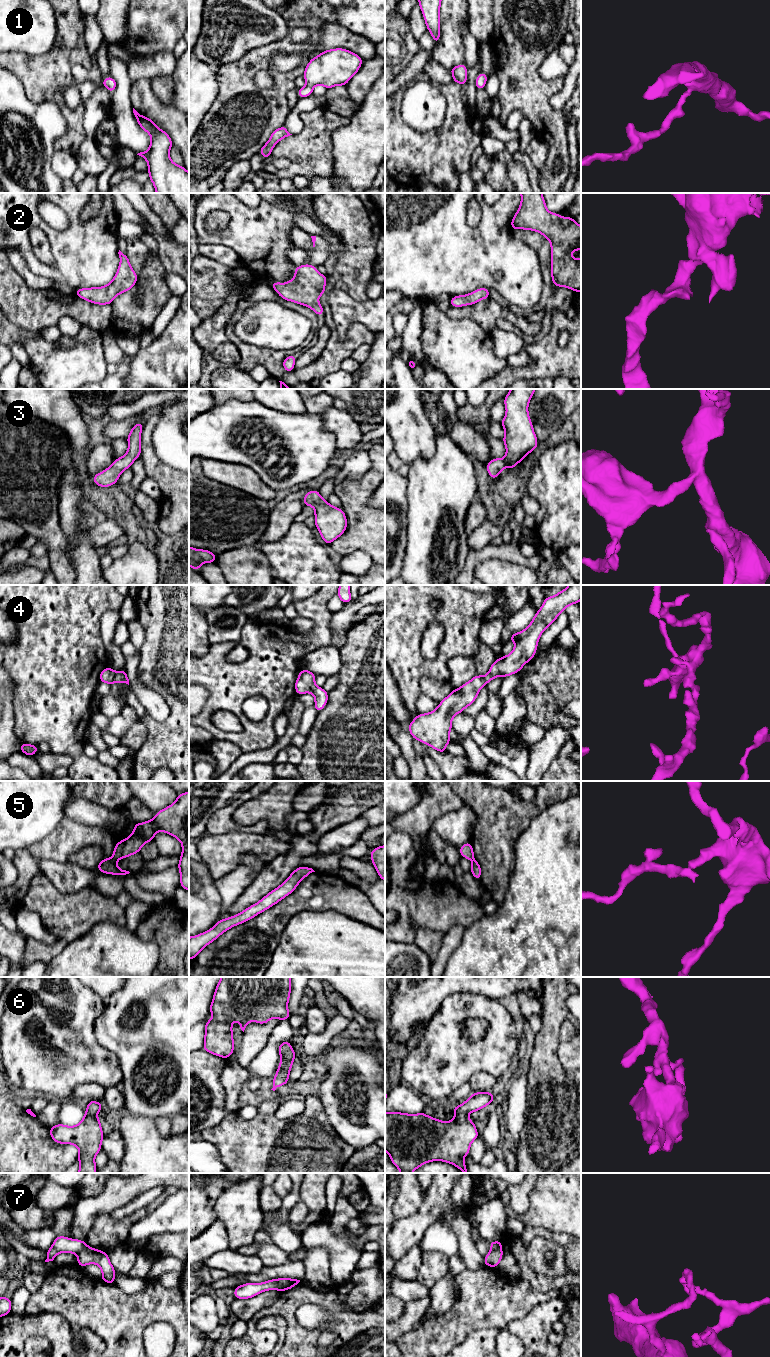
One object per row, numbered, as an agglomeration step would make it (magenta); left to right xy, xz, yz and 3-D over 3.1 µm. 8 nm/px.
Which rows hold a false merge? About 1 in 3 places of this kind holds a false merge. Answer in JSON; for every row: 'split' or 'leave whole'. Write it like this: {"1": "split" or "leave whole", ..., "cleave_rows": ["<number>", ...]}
{"1": "leave whole", "2": "leave whole", "3": "leave whole", "4": "leave whole", "5": "split", "6": "leave whole", "7": "split", "cleave_rows": ["5", "7"]}

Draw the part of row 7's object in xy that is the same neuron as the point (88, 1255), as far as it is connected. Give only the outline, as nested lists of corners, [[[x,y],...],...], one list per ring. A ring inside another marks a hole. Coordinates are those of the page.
[[[86,1246],[80,1253],[77,1255],[78,1260],[77,1264],[82,1268],[88,1264],[96,1264],[102,1270],[102,1279],[101,1281],[105,1283],[115,1284],[114,1274],[116,1270],[112,1266],[107,1252],[103,1252],[99,1249],[94,1249],[89,1246]]]

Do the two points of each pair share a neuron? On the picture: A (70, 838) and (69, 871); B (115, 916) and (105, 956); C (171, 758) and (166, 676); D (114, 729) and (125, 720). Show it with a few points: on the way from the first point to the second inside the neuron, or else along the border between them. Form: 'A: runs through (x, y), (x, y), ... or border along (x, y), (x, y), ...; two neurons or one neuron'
A: border along (43, 858), (66, 861); two neurons
B: border along (124, 925), (118, 926), (101, 921), (90, 930); two neurons
C: runs through (177, 738), (177, 696); one neuron
D: runs through (117, 726), (122, 723); one neuron

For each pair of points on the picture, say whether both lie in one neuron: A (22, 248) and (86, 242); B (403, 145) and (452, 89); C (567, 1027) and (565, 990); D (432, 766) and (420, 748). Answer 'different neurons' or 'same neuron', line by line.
A: same neuron
B: same neuron
C: different neurons
D: different neurons

